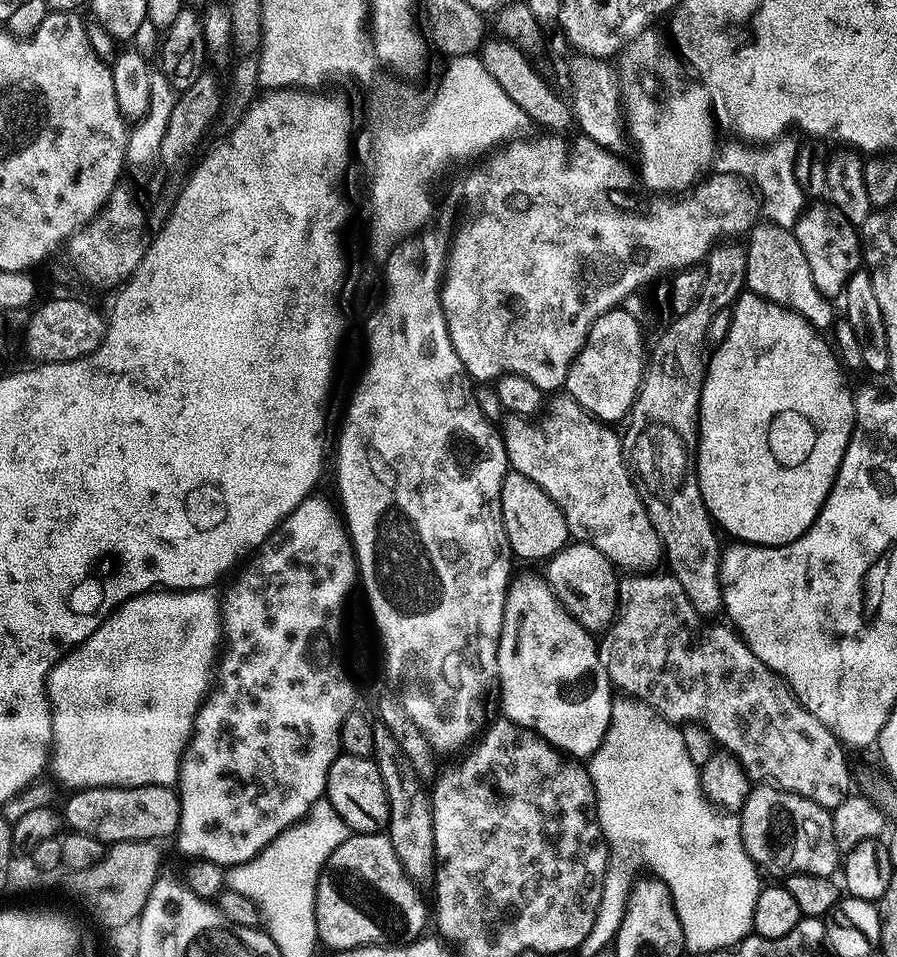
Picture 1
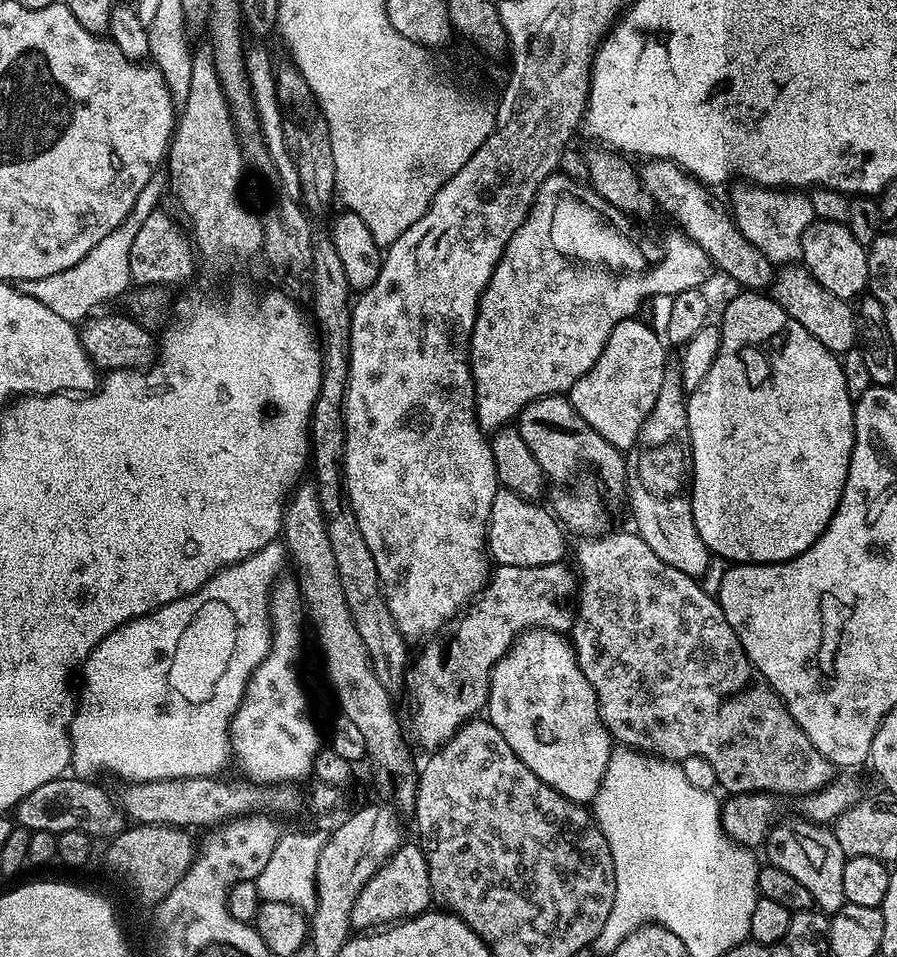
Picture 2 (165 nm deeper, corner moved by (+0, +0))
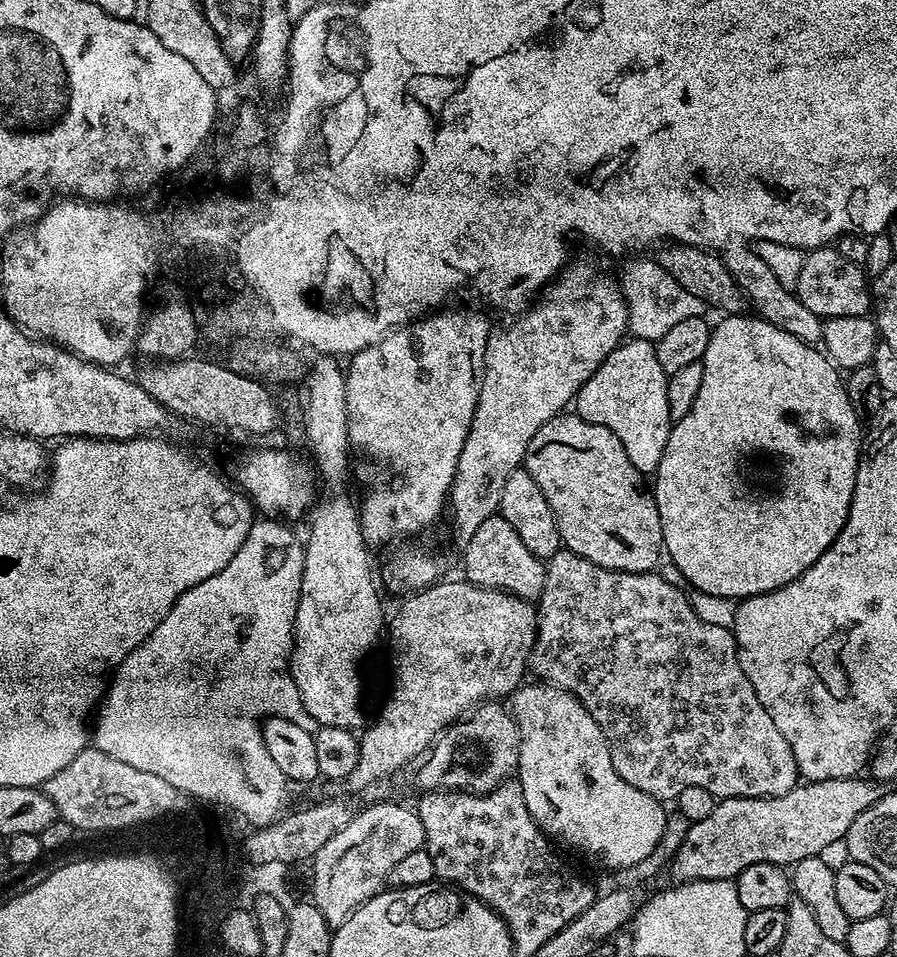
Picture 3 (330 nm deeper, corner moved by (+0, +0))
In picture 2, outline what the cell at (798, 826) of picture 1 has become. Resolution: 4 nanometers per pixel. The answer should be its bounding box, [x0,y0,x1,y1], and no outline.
[766,818,846,914]

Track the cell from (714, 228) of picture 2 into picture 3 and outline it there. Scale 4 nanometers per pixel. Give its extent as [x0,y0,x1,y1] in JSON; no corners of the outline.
[722,246,823,346]

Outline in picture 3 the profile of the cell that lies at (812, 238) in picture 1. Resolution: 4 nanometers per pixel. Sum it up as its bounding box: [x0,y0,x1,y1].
[794,247,870,318]

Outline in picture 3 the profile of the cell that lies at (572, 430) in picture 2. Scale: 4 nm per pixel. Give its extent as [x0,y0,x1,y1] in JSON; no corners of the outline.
[522,414,665,572]

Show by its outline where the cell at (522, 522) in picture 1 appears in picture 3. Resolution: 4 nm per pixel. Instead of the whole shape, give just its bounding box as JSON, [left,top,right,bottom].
[463,515,545,598]

